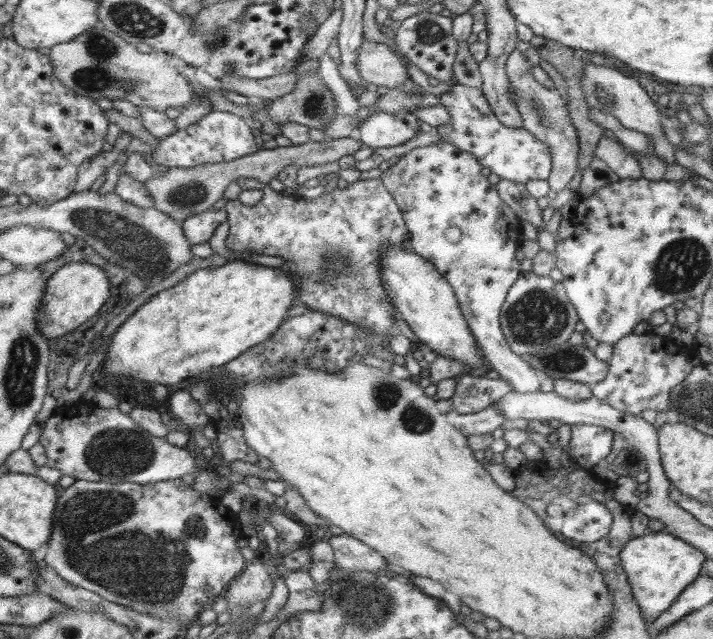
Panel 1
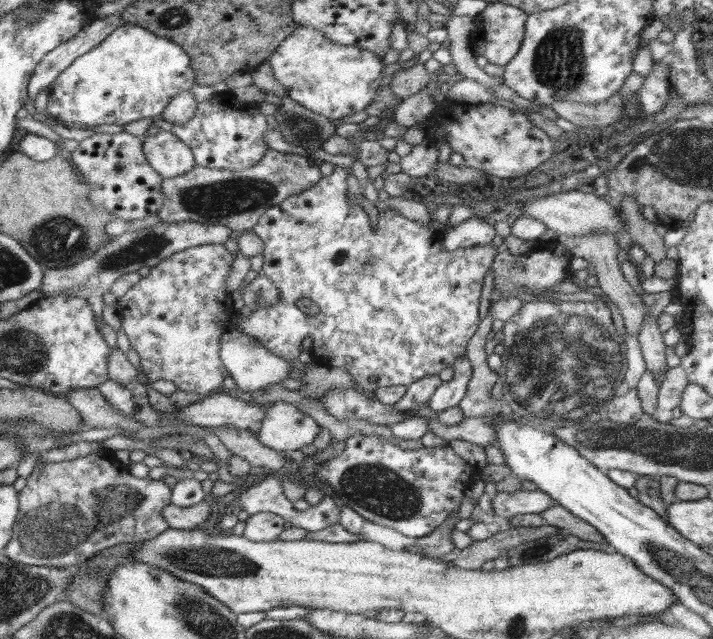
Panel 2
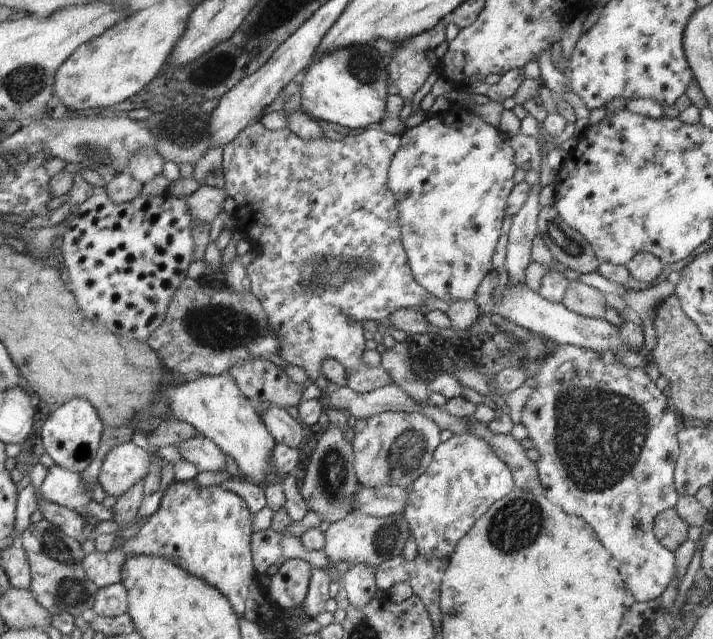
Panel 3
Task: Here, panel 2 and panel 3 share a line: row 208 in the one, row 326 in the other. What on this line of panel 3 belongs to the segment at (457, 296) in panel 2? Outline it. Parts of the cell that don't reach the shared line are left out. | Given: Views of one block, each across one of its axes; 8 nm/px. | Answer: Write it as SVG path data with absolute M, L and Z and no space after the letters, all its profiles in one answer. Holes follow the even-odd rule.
M250 123L244 130L241 130L237 137L223 148L223 168L225 178L225 193L236 202L235 211L232 212L237 220L236 230L243 233L243 238L250 242L252 252L261 253L258 260L251 262L247 266L248 278L251 282L250 292L258 299L262 305L266 320L271 332L281 339L277 354L284 358L292 366L300 366L306 371L308 378L314 384L316 378L320 376L320 366L326 359L334 359L340 362L347 373L347 386L357 393L369 393L373 390L394 384L391 382L391 376L381 366L369 368L362 364L361 358L365 349L363 322L365 320L375 320L382 324L399 308L411 308L419 313L422 312L422 306L426 304L431 294L424 290L413 277L410 265L408 264L407 254L404 250L401 236L401 224L399 221L399 210L396 195L388 186L389 164L396 151L400 148L401 135L391 135L378 126L368 126L361 134L347 135L341 140L332 140L327 137L306 142L299 136L296 136L288 127L277 129L275 131L266 129L260 123Z

